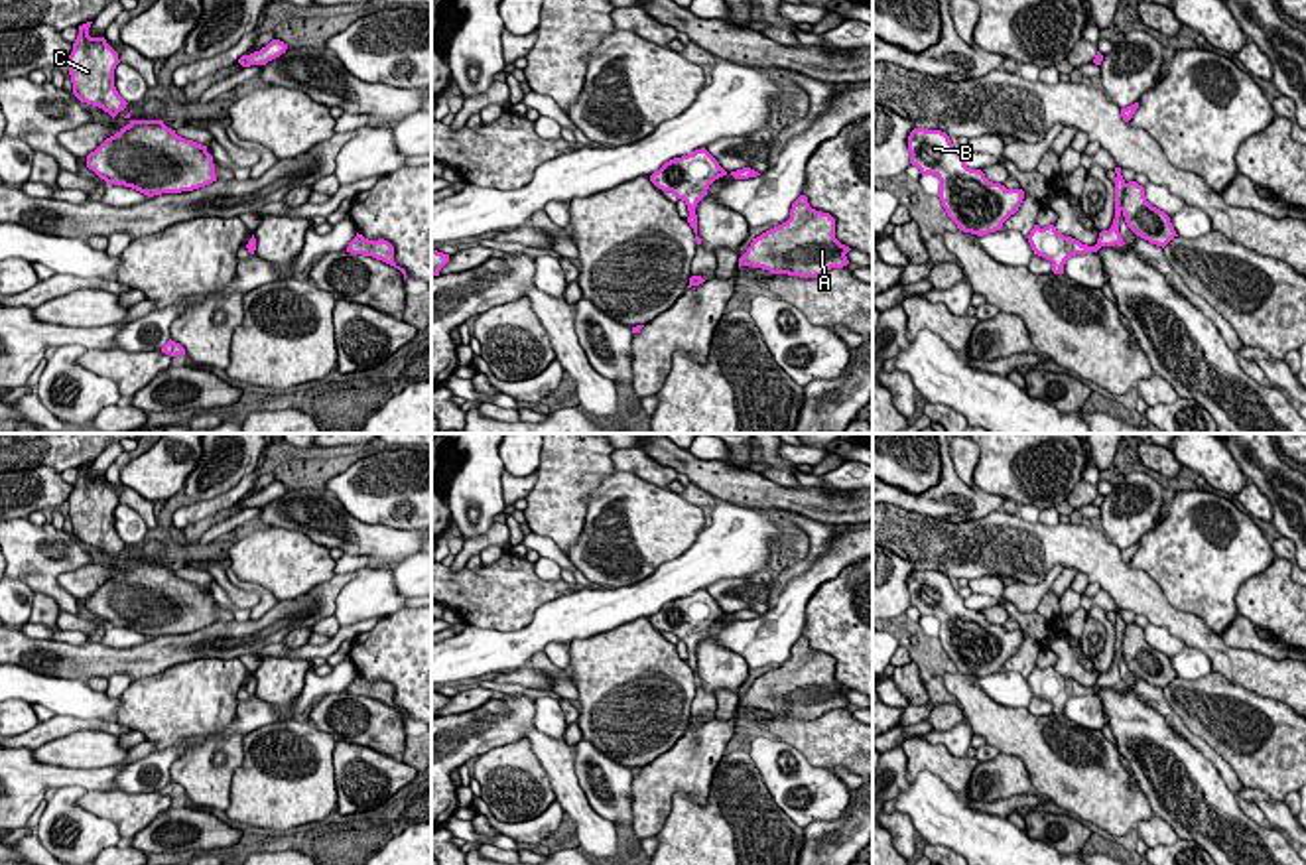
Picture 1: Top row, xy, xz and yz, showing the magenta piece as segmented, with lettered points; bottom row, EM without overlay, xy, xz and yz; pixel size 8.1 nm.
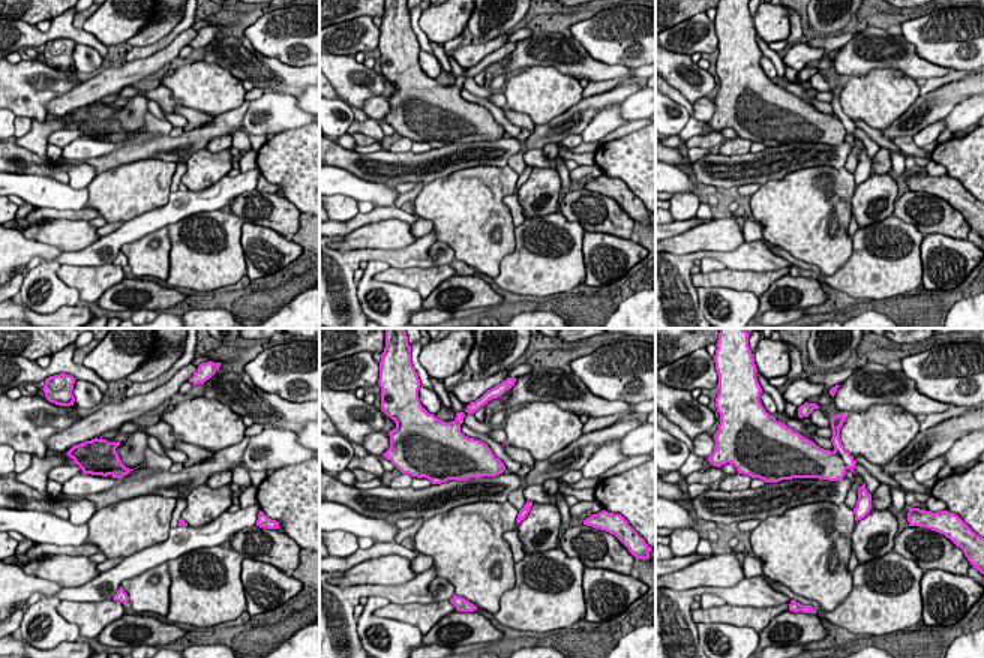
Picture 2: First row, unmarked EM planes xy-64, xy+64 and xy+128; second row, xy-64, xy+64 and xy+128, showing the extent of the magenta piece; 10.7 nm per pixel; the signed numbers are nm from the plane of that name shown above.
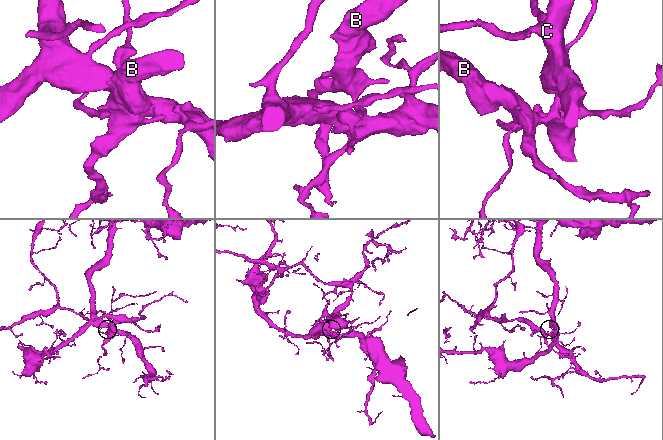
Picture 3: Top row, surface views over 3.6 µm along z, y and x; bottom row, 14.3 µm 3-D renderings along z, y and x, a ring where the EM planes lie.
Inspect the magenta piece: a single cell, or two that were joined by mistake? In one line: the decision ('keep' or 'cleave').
cleave

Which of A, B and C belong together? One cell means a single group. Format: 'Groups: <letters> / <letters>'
Groups: A C / B

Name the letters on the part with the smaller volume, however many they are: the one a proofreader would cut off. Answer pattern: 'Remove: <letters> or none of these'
Remove: B

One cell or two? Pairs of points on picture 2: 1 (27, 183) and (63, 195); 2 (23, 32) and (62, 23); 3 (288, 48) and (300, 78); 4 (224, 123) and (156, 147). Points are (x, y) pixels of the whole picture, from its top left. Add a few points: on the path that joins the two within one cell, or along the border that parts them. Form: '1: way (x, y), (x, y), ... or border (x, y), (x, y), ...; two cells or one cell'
1: way (36, 189), (54, 194); one cell
2: way (32, 36), (48, 36), (53, 32); one cell
3: border (261, 53), (290, 65), (303, 66); two cells
4: way (207, 132), (185, 146), (173, 147); one cell

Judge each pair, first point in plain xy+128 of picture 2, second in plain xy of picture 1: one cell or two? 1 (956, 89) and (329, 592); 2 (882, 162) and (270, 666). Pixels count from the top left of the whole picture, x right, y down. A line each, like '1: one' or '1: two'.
1: one
2: two

